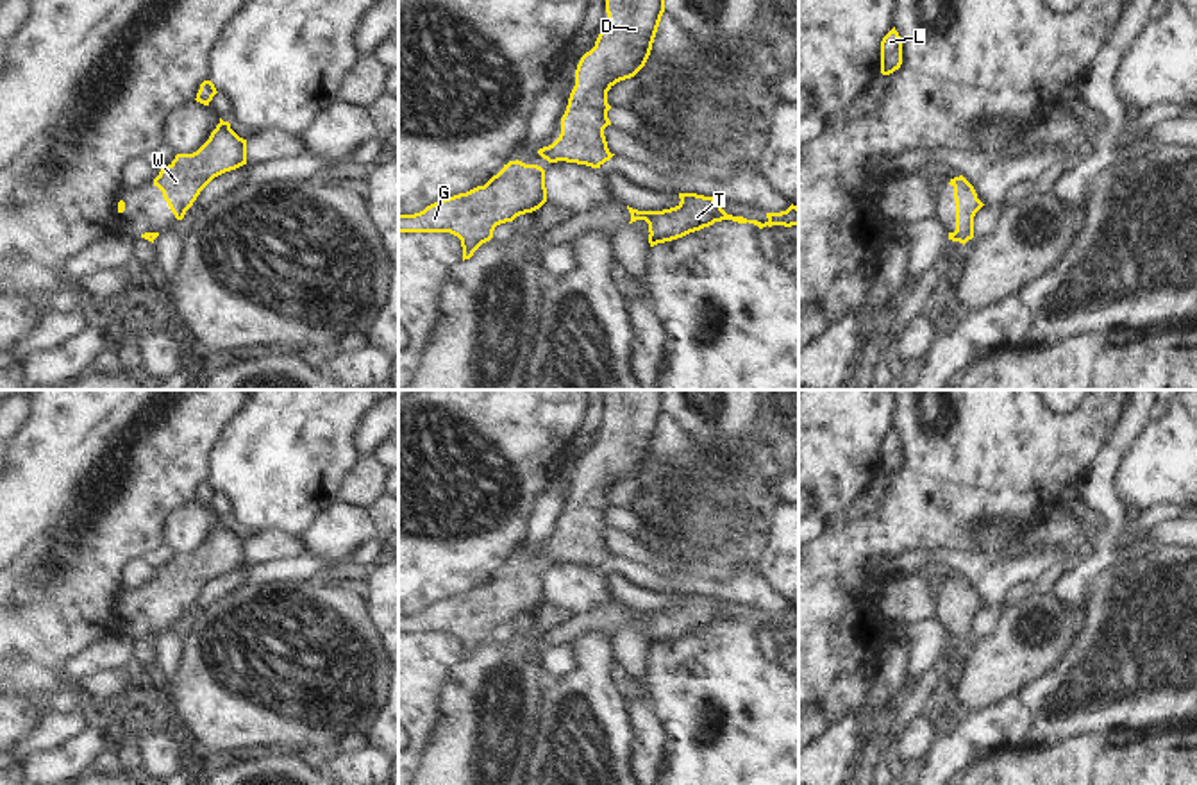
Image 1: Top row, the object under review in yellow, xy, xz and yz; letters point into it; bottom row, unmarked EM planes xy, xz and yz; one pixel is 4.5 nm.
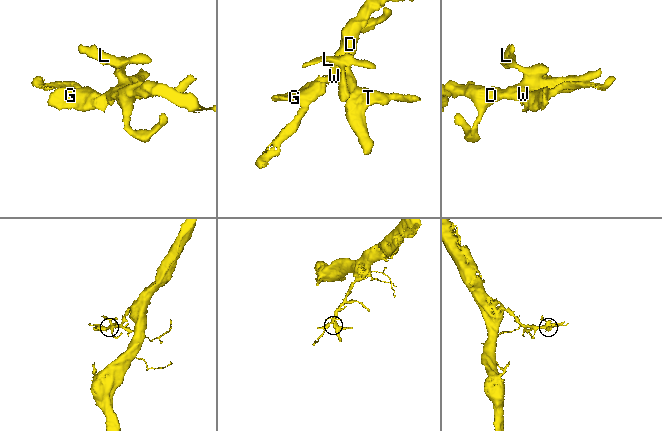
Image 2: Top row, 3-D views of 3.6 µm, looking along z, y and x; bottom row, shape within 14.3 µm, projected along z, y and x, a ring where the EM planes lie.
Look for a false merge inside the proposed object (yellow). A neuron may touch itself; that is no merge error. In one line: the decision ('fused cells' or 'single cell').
single cell

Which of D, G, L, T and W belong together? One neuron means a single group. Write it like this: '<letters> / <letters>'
D G L T W

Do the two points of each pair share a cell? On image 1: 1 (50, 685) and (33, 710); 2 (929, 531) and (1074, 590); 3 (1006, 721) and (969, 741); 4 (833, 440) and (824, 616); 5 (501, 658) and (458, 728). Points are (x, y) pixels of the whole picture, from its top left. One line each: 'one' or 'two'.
1: two
2: two
3: one
4: two
5: one

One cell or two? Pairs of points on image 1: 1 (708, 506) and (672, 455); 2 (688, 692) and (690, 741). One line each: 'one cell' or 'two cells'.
1: one cell
2: one cell

